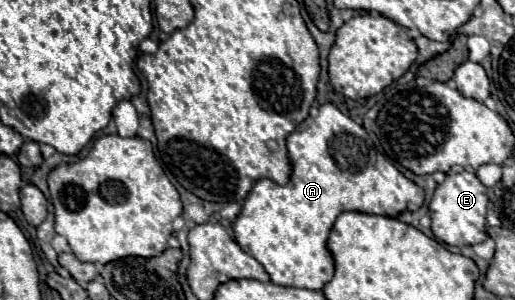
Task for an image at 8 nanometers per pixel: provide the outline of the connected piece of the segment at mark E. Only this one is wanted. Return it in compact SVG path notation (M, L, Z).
M459 171L459 173L447 173L445 181L437 185L433 199L429 203L429 215L431 215L431 231L435 239L443 241L445 245L475 245L483 243L487 239L487 187L477 179L473 171Z

